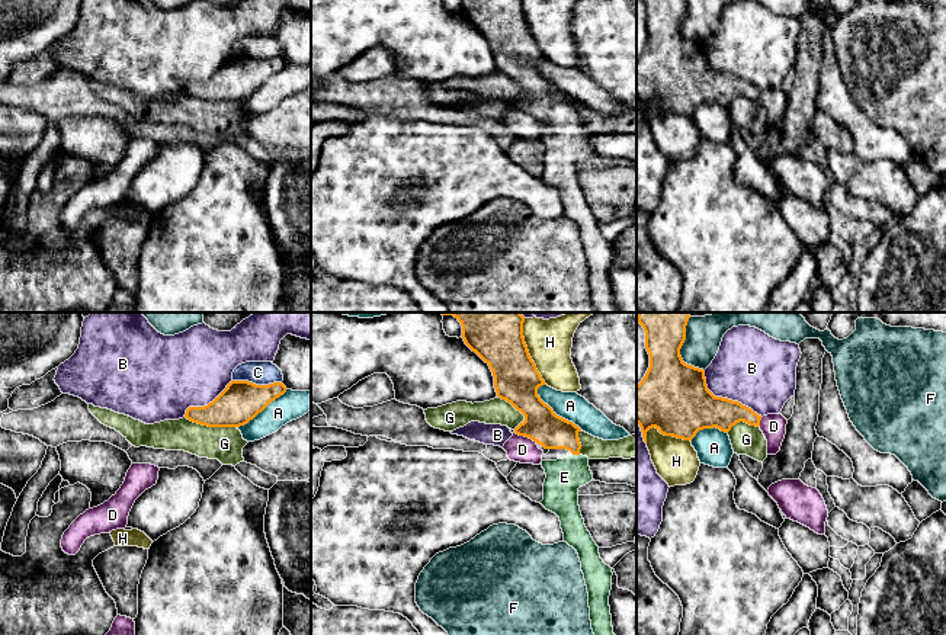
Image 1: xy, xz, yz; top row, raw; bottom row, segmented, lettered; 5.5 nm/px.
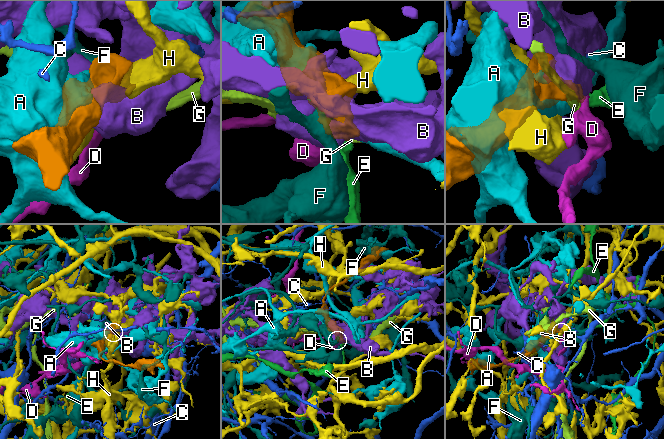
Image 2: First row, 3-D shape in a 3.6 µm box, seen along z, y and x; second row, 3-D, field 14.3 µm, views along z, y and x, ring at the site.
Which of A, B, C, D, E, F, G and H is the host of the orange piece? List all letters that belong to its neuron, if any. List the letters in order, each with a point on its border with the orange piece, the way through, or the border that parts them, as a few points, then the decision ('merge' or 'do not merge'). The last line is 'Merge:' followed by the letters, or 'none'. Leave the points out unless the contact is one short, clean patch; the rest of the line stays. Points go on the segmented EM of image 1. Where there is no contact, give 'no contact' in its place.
A: meets orange in xz at (555, 414); do not merge
B: meets orange in yz at (727, 398); do not merge
C: meets orange in xy at (257, 385); border along xy (233, 379), (247, 379), (256, 384), (281, 382); do not merge
D: meets orange in xz at (526, 436); border along xz (515, 432), (536, 442); do not merge
E: meets orange in xz at (576, 454); runs through xz (541, 425), (558, 433), (576, 454), (576, 465), (564, 477); merge
F: meets orange in yz at (680, 348); border along yz (690, 317), (680, 358), (704, 371); do not merge
G: meets orange in xy at (211, 426); do not merge
H: meets orange in xz at (528, 352); do not merge
Merge: E

